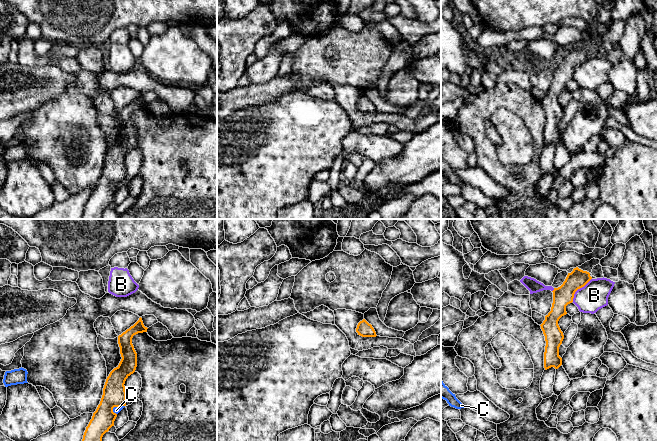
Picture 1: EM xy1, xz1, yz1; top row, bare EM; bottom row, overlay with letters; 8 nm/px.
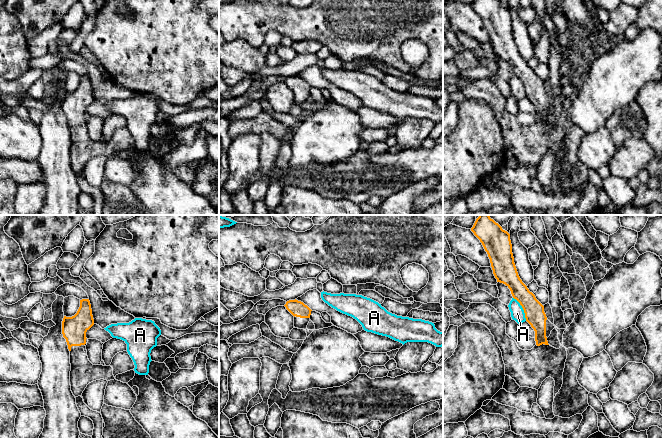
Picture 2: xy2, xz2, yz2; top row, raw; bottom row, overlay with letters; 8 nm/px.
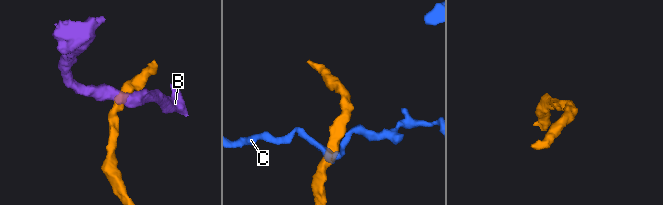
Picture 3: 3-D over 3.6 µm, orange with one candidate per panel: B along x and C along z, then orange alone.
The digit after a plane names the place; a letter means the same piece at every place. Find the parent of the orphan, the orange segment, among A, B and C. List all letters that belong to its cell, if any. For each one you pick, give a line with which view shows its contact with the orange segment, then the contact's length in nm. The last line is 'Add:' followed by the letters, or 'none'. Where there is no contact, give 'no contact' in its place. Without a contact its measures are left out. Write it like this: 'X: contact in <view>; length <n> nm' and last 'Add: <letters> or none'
Add: none

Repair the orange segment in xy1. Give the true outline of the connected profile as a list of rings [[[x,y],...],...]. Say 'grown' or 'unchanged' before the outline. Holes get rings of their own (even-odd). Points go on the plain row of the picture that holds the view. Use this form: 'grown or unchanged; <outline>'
unchanged; [[[140,93],[133,102],[118,112],[122,135],[106,155],[100,180],[86,203],[81,219],[102,219],[103,211],[114,202],[117,193],[113,184],[126,182],[124,160],[137,143],[137,129],[132,120],[132,114],[138,109],[147,108],[147,105]]]

